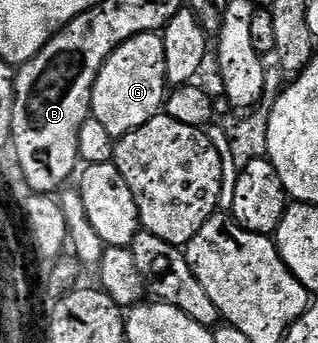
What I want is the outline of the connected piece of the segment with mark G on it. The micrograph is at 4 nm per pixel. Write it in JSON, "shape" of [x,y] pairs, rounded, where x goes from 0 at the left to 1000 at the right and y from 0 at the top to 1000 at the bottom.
{"shape":[[[456,93],[437,105],[418,105],[403,122],[390,122],[327,181],[314,216],[296,242],[289,262],[289,297],[283,300],[283,332],[292,350],[318,356],[340,376],[340,391],[365,402],[399,397],[415,379],[453,367],[478,341],[513,324],[522,300],[525,271],[509,257],[525,254],[522,207],[516,204],[516,134],[509,108],[491,93]]]}

